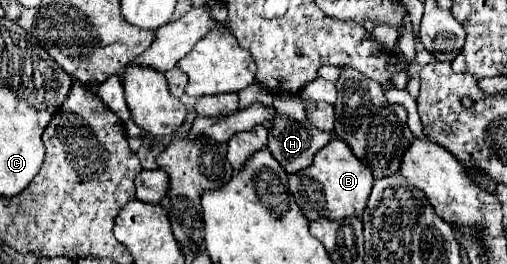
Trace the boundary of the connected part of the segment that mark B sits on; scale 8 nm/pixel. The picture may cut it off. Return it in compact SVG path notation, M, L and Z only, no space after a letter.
M331 139L327 147L323 147L309 169L301 173L293 173L289 177L289 189L309 221L327 217L327 219L345 219L345 217L359 217L367 205L369 193L373 187L371 169L363 165L349 149L347 143L339 139Z

